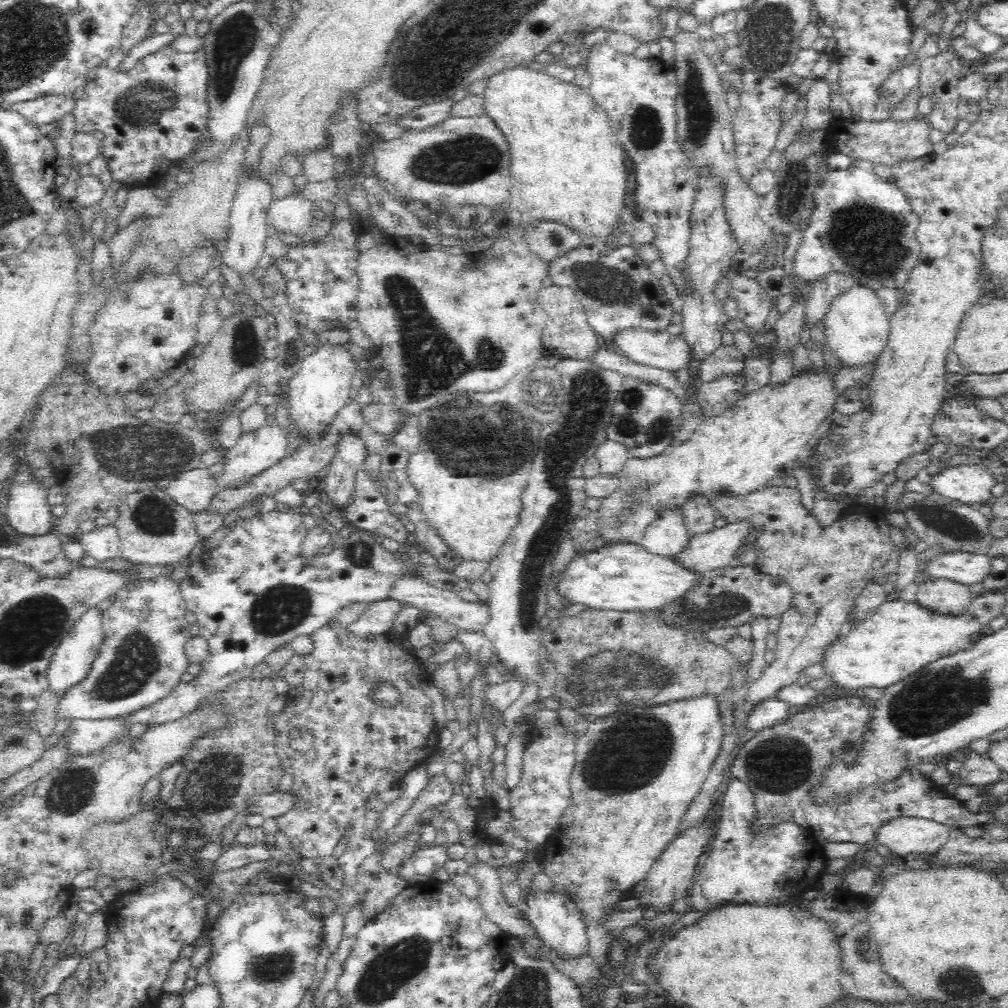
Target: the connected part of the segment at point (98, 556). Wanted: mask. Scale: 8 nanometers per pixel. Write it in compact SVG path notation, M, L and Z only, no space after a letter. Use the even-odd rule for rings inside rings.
M112 525L96 526L87 533L80 533L77 537L83 546L85 556L100 563L120 557L119 534Z

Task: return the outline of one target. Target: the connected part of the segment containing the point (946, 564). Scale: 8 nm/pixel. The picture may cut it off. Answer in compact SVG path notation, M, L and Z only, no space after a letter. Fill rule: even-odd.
M942 554L927 562L922 578L946 578L962 585L978 584L990 576L991 558L987 554Z

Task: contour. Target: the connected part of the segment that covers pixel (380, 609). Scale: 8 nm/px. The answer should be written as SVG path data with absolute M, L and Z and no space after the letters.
M393 599L371 603L357 622L344 626L345 631L361 640L388 634L400 610L401 604Z

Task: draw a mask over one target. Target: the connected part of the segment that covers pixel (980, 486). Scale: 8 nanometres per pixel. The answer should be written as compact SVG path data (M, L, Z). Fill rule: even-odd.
M982 463L947 467L933 478L929 486L939 495L962 504L985 504L990 501L990 489L996 485L994 473Z

